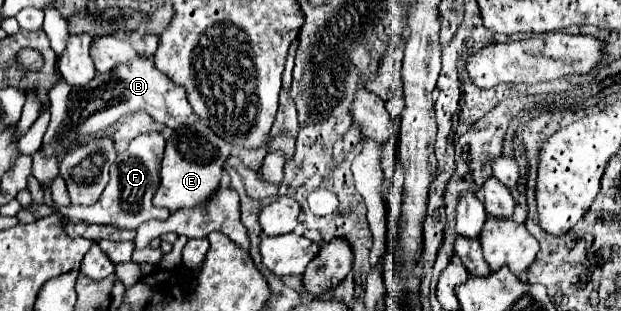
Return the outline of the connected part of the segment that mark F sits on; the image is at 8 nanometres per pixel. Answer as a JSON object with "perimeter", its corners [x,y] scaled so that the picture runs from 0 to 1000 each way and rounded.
{"perimeter":[[[238,424],[219,437],[209,469],[187,502],[184,534],[177,534],[177,585],[171,611],[164,617],[161,643],[151,662],[110,662],[97,669],[103,695],[110,695],[116,714],[135,707],[145,720],[161,720],[161,727],[184,727],[184,733],[200,733],[200,740],[219,740],[229,714],[254,701],[267,707],[274,682],[267,669],[251,669],[245,656],[248,611],[254,611],[254,572],[258,572],[258,527],[261,527],[261,495],[264,495],[264,437],[258,424]]]}

